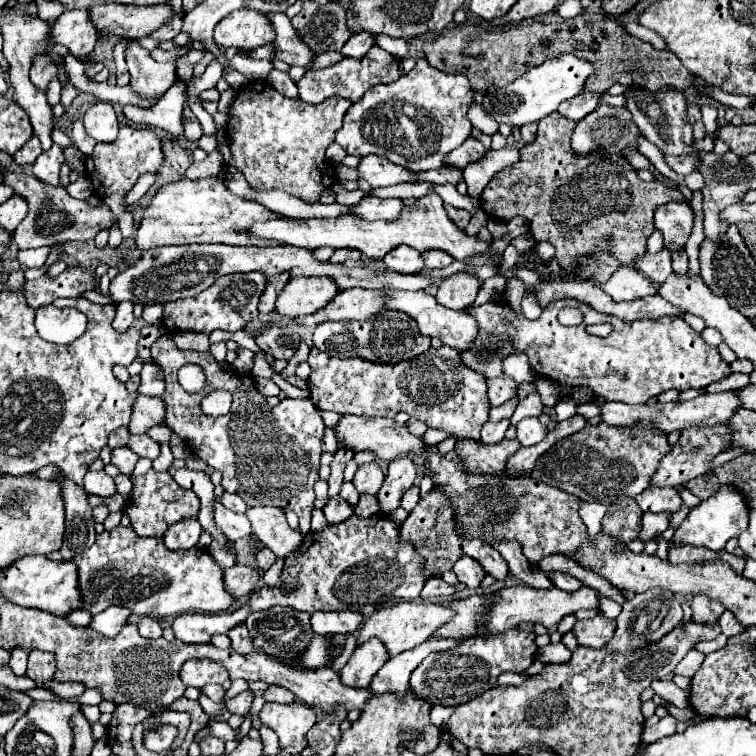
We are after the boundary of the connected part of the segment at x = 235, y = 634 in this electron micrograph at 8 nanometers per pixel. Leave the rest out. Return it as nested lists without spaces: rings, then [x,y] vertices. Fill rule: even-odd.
[[[239,624],[239,626],[235,626],[233,630],[229,630],[227,636],[229,636],[231,642],[233,642],[233,650],[239,652],[239,654],[251,654],[251,652],[255,652],[255,654],[265,654],[263,650],[257,650],[257,648],[253,646],[253,640],[249,638],[245,624]]]

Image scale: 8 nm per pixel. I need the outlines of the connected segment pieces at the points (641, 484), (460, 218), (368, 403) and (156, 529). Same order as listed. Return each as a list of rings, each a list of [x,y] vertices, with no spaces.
[[[601,422],[599,426],[585,426],[581,432],[563,438],[537,458],[531,478],[557,486],[585,502],[599,502],[611,506],[621,496],[637,496],[655,474],[661,458],[669,452],[667,436],[659,430],[647,428],[613,428]]]
[[[445,204],[445,212],[451,216],[451,220],[453,220],[453,222],[455,222],[455,224],[457,224],[461,230],[467,226],[467,222],[469,222],[469,216],[471,216],[467,210],[457,210],[457,208],[453,208],[453,206],[447,206],[447,204]]]
[[[313,346],[307,362],[311,366],[307,380],[311,402],[321,410],[385,418],[393,418],[403,410],[431,428],[473,440],[479,438],[481,426],[489,420],[485,378],[469,370],[461,362],[459,352],[449,346],[429,348],[417,358],[397,364],[373,364],[361,358],[329,358]]]
[[[149,470],[143,476],[133,478],[133,492],[131,498],[127,498],[125,504],[125,514],[131,518],[131,528],[139,536],[155,536],[161,538],[171,524],[187,518],[195,518],[199,514],[199,498],[193,490],[181,488],[169,472],[155,472]]]

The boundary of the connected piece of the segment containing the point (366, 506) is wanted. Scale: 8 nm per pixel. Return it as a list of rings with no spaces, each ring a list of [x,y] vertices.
[[[361,494],[359,504],[355,506],[355,514],[361,518],[371,518],[373,514],[381,514],[381,508],[377,506],[377,498],[371,494]]]

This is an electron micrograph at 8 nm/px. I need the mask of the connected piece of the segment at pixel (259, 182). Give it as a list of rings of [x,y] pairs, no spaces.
[[[257,80],[245,84],[239,92],[235,102],[229,108],[229,124],[227,124],[227,136],[229,136],[229,148],[233,154],[233,162],[229,166],[235,166],[243,172],[247,182],[257,190],[285,190],[305,202],[317,202],[319,196],[325,192],[325,188],[331,188],[335,182],[335,168],[325,162],[325,148],[333,142],[335,130],[341,126],[341,120],[345,112],[349,110],[351,100],[333,96],[327,98],[321,104],[307,104],[303,100],[291,100],[283,94],[279,94],[273,86]]]

